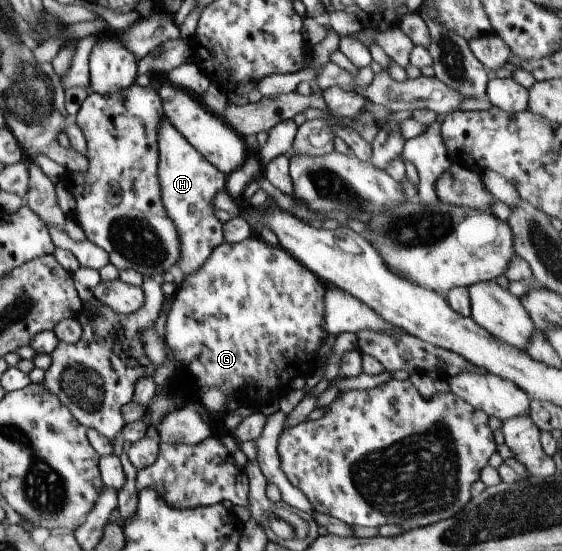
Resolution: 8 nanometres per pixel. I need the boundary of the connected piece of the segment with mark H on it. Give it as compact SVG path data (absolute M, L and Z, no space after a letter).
M162 117L160 129L158 129L159 162L158 179L160 179L160 191L162 205L174 223L178 237L180 237L180 259L175 272L181 272L184 278L196 273L204 261L210 257L210 253L222 245L222 223L216 218L216 208L212 205L212 199L225 189L227 175L218 171L212 163L208 163L203 155L192 147L188 140L168 121L168 117Z

